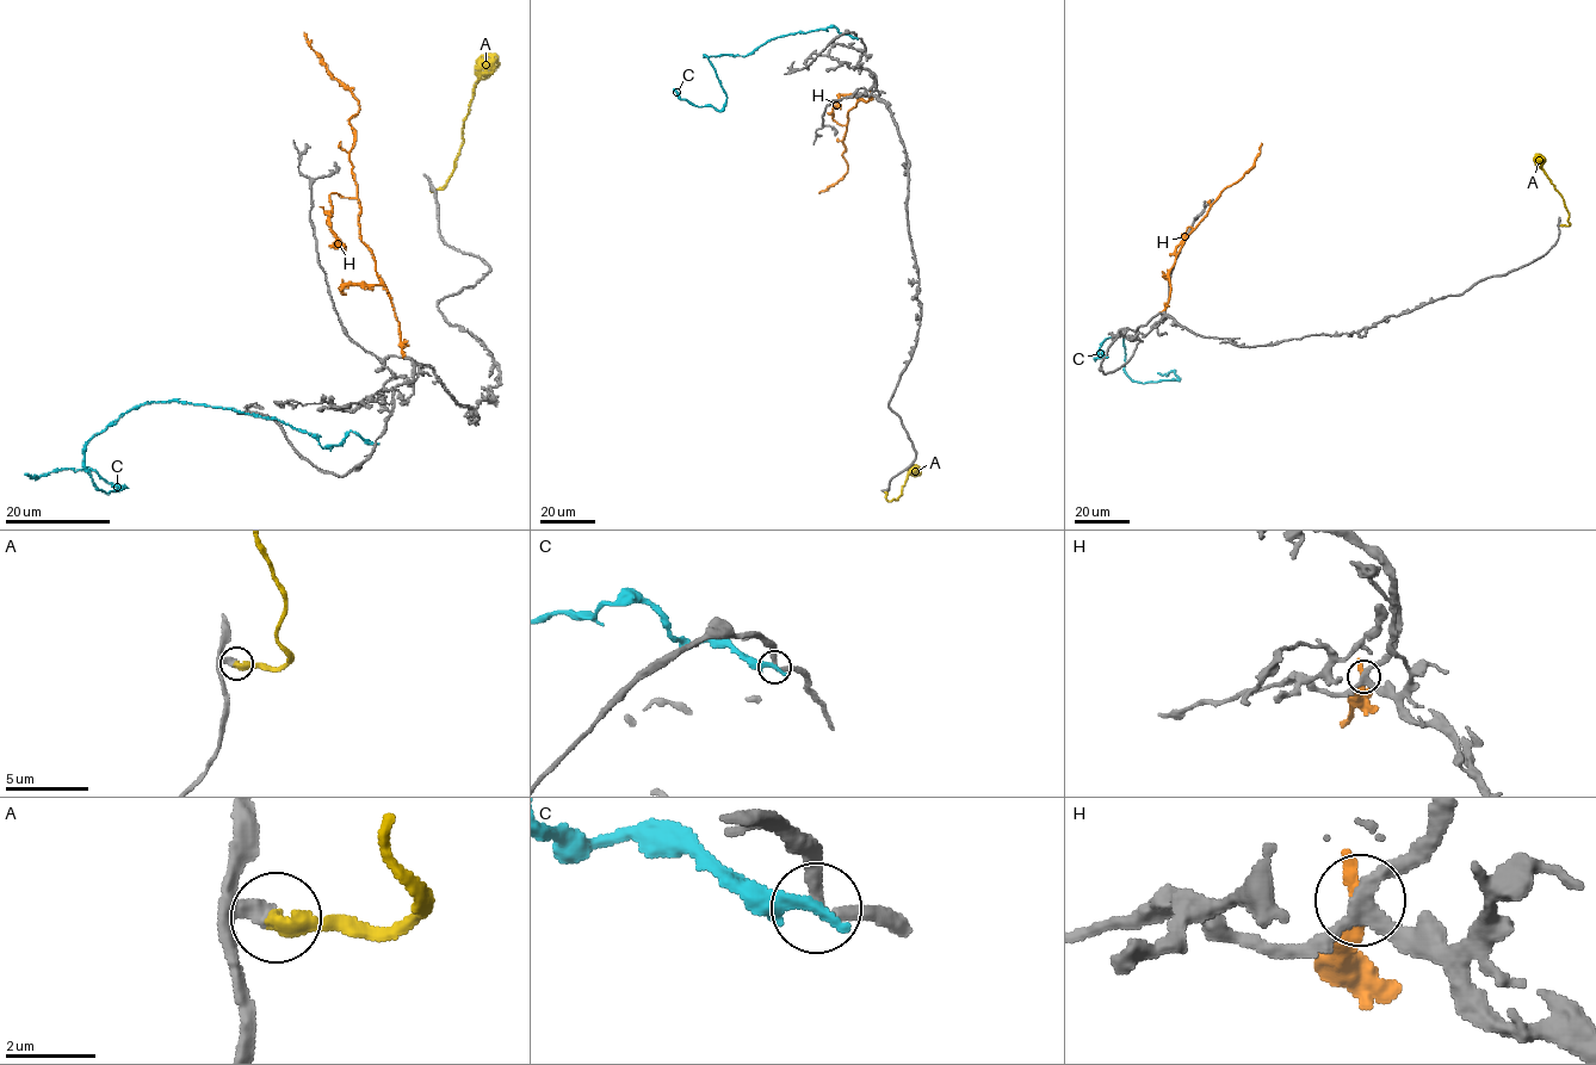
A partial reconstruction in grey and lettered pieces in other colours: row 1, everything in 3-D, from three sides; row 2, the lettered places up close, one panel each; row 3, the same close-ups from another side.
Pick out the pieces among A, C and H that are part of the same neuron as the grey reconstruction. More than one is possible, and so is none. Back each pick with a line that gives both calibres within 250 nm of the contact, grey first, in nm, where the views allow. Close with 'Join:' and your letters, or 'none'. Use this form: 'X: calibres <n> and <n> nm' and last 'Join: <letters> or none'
A: calibres 280 and 400 nm
Join: A

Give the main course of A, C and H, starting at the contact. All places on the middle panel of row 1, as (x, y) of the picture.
A: (885, 491), (889, 501), (897, 500), (907, 475), (919, 466)
C: (855, 38), (828, 26), (775, 37), (746, 55), (705, 55), (727, 97), (721, 110), (692, 105), (674, 88)
H: (871, 93), (867, 101), (860, 100), (847, 115), (842, 141), (847, 172), (818, 192)

